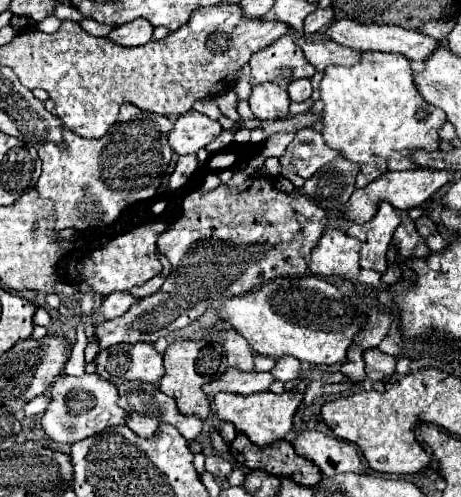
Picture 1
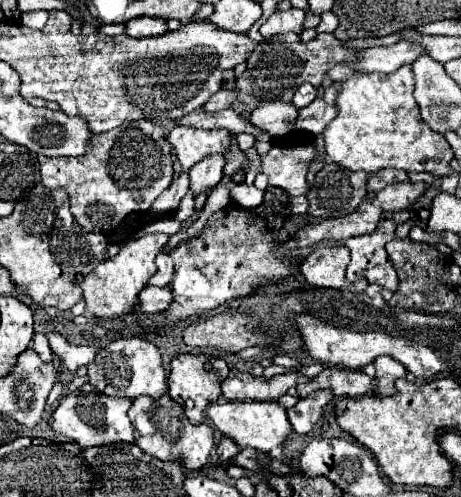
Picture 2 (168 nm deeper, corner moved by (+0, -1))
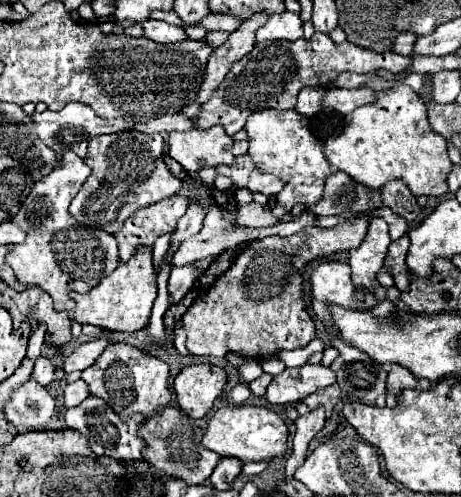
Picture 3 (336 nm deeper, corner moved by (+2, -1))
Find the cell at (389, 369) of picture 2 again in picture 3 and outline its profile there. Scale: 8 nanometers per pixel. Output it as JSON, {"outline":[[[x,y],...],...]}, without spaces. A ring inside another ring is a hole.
{"outline":[[[394,365],[392,371],[388,373],[388,393],[386,393],[386,405],[396,407],[398,405],[398,395],[404,389],[416,389],[418,379],[404,367]]]}

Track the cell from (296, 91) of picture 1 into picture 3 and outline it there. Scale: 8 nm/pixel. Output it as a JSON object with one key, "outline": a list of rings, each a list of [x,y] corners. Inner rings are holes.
{"outline":[[[304,87],[298,95],[298,103],[296,103],[296,111],[304,117],[312,117],[320,111],[320,105],[324,101],[324,87]]]}

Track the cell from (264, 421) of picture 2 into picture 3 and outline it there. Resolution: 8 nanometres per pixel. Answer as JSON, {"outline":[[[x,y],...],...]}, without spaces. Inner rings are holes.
{"outline":[[[226,405],[220,407],[208,421],[208,429],[202,437],[202,445],[220,457],[236,457],[242,463],[248,461],[268,461],[282,457],[286,453],[288,427],[272,409],[252,407],[252,405]]]}

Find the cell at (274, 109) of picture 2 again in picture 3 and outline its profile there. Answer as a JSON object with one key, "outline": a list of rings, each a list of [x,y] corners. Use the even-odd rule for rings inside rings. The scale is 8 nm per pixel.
{"outline":[[[264,109],[260,113],[252,113],[244,125],[248,133],[248,155],[258,165],[262,173],[276,175],[284,181],[284,189],[276,195],[276,203],[286,211],[292,211],[294,205],[304,205],[304,209],[316,205],[324,191],[324,181],[332,173],[328,159],[324,157],[322,143],[312,135],[308,119],[300,113]]]}

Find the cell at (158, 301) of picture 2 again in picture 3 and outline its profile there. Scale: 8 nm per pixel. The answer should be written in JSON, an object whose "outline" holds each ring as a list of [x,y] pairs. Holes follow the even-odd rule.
{"outline":[[[206,257],[206,259],[198,259],[194,263],[190,263],[190,265],[184,265],[184,267],[174,267],[172,273],[170,273],[170,279],[168,279],[170,297],[174,301],[180,301],[190,291],[194,281],[210,267],[210,263],[214,259],[216,257]]]}

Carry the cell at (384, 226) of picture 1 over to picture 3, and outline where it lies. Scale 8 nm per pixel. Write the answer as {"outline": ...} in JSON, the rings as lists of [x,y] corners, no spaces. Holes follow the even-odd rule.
{"outline":[[[374,217],[370,221],[368,233],[360,247],[350,249],[350,267],[352,267],[352,283],[358,287],[368,289],[376,295],[378,301],[392,301],[394,305],[400,301],[400,291],[396,287],[382,287],[376,279],[380,267],[384,265],[384,259],[388,255],[388,245],[392,243],[388,235],[388,225],[384,219]]]}

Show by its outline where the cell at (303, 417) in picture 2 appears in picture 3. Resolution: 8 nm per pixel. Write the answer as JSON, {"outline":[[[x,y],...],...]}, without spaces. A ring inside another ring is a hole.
{"outline":[[[314,409],[296,421],[296,435],[292,441],[294,451],[286,461],[286,477],[294,477],[296,469],[304,463],[304,457],[308,455],[308,443],[324,427],[324,421],[324,409]]]}

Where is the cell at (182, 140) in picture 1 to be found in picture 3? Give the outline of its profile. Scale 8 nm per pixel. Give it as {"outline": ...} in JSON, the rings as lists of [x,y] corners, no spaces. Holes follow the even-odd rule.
{"outline":[[[212,127],[206,131],[192,129],[186,133],[172,131],[170,133],[170,157],[178,161],[188,173],[198,173],[204,167],[216,165],[234,165],[232,155],[234,139],[220,127]]]}

